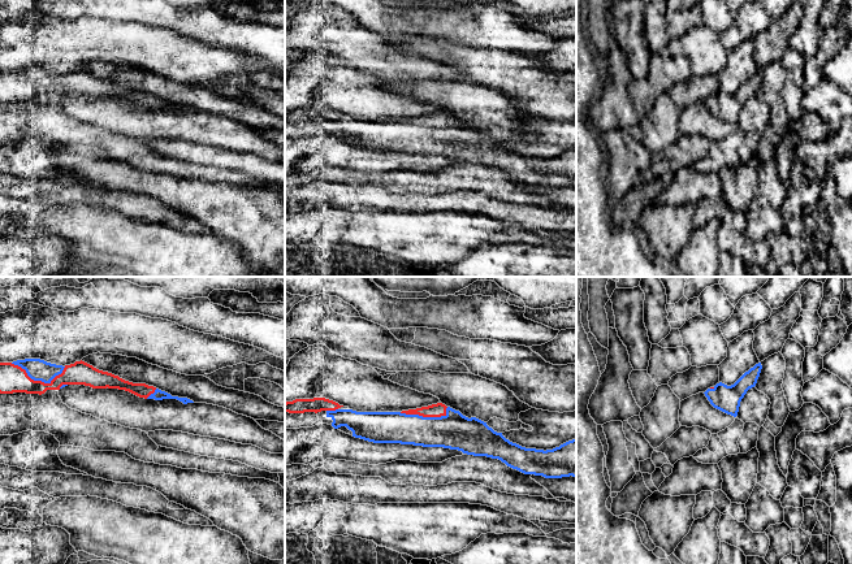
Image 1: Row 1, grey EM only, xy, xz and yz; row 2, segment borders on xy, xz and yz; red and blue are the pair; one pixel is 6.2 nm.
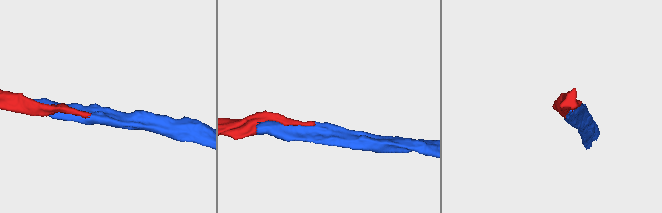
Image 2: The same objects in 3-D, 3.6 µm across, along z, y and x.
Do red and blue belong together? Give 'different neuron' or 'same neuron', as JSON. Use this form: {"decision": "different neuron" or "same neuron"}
{"decision": "same neuron"}

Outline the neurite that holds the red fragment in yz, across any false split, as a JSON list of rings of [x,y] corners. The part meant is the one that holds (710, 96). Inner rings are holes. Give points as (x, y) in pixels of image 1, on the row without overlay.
[[[758,71],[745,81],[734,94],[727,95],[719,91],[704,103],[714,117],[736,126],[741,108],[749,97],[756,95],[761,78],[762,74]]]

